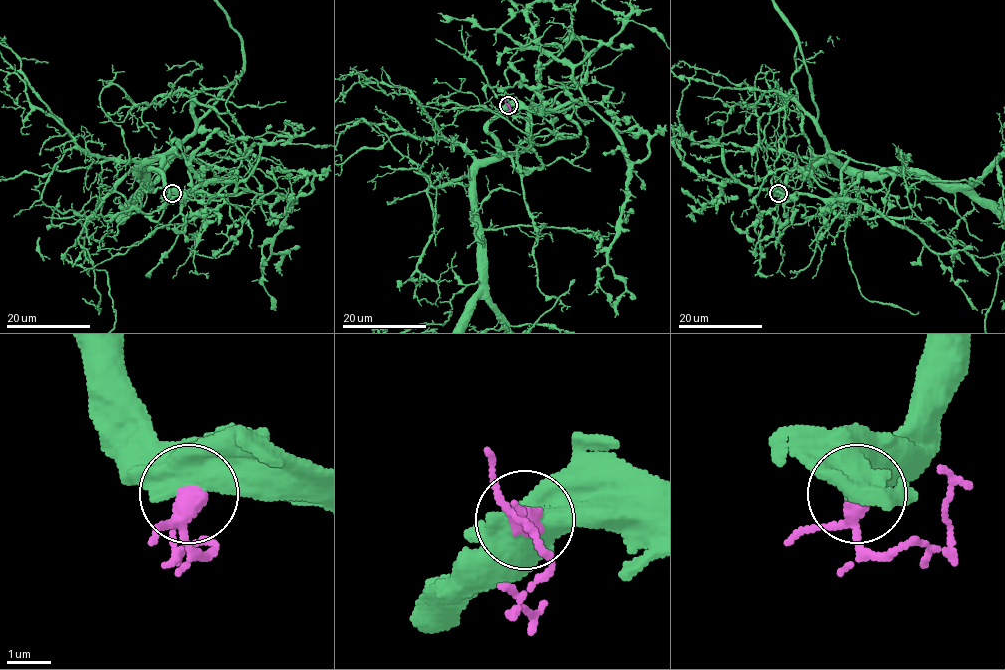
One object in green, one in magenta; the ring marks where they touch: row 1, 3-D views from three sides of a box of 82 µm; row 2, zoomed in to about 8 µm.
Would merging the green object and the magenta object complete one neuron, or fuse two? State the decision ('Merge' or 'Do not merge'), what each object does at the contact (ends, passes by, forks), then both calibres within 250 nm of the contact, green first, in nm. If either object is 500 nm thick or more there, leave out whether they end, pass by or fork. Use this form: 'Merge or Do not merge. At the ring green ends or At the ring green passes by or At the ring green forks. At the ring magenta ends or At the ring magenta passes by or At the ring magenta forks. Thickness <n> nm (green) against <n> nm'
Do not merge. Thickness 850 nm (green) against 340 nm

